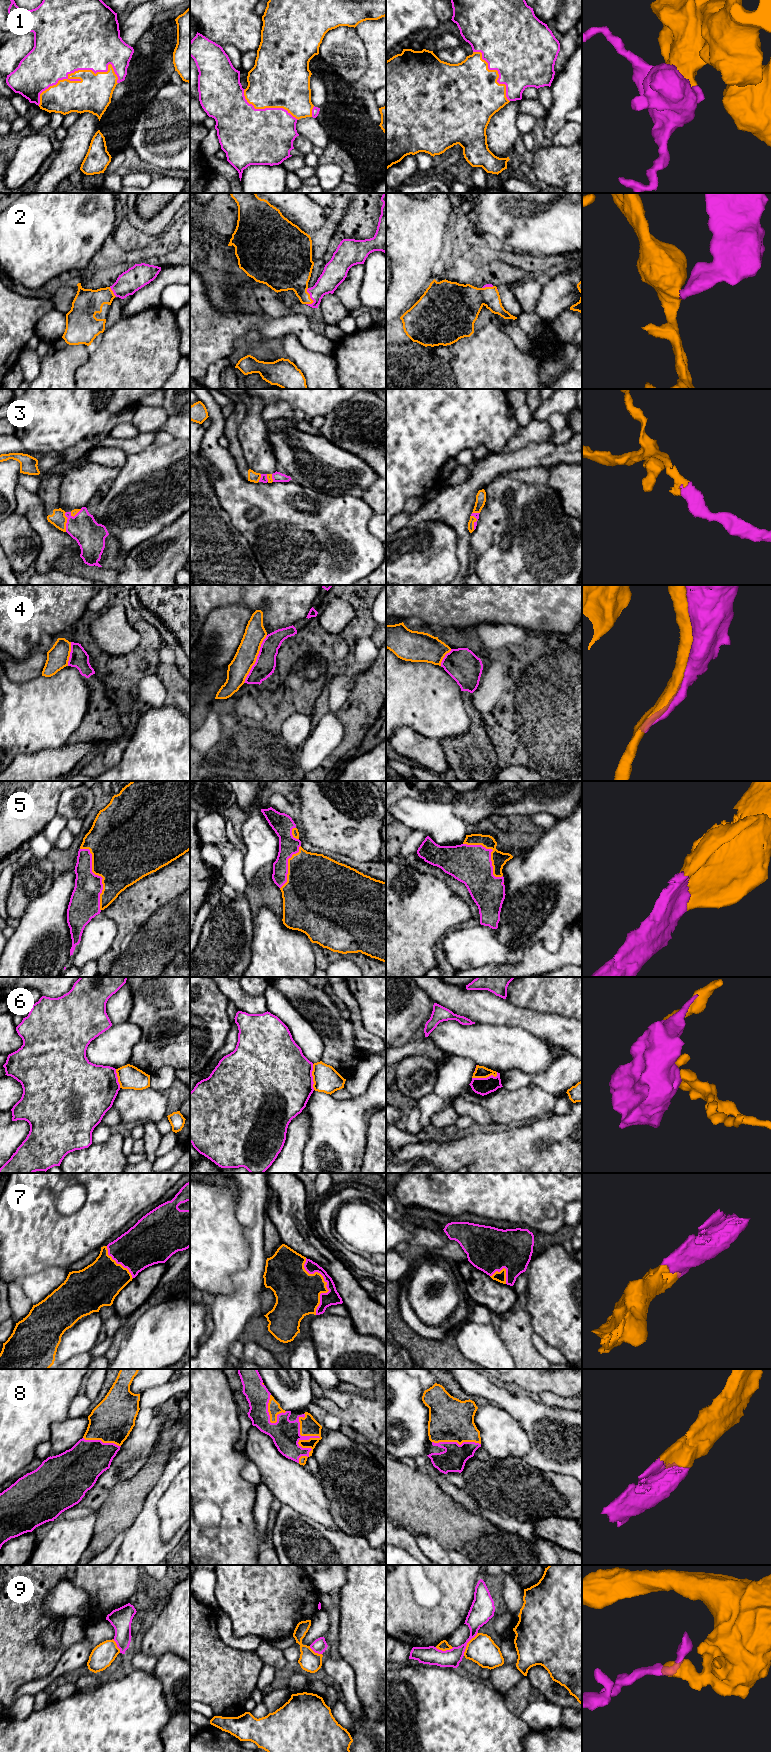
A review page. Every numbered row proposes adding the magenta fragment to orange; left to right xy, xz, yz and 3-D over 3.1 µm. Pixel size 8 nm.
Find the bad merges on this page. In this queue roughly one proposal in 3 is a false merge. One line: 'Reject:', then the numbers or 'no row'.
Reject: 4, 6, 9

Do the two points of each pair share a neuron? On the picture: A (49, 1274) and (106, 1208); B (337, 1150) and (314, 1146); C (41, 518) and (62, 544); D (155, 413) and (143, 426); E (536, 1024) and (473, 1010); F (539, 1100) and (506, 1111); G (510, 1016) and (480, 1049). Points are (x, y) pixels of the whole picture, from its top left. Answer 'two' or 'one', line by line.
A: two
B: one
C: one
D: one
E: one
F: one
G: two

